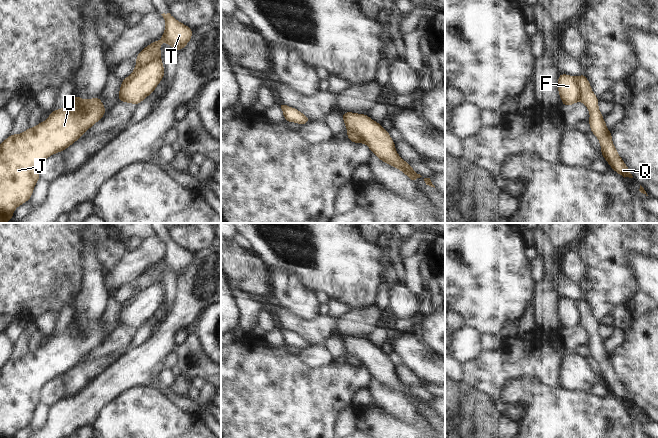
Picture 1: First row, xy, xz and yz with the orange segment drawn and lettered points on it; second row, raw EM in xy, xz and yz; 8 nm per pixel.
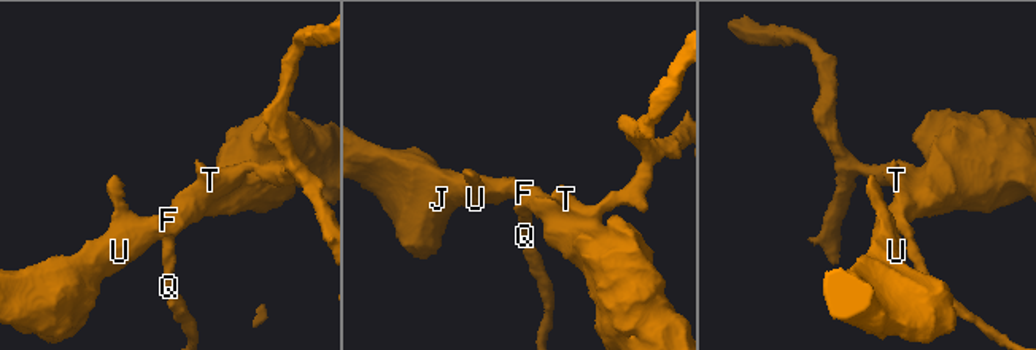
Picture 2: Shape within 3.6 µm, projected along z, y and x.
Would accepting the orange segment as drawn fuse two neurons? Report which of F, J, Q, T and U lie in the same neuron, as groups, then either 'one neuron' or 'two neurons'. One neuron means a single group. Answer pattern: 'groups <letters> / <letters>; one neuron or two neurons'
groups F J U / Q T; two neurons

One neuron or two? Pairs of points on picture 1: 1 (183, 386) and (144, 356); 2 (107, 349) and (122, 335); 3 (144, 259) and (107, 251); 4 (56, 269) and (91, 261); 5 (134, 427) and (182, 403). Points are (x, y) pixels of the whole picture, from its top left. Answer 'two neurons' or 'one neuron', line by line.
1: two neurons
2: one neuron
3: two neurons
4: two neurons
5: two neurons

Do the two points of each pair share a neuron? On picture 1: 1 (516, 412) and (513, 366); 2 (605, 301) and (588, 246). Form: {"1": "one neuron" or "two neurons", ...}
{"1": "one neuron", "2": "one neuron"}

